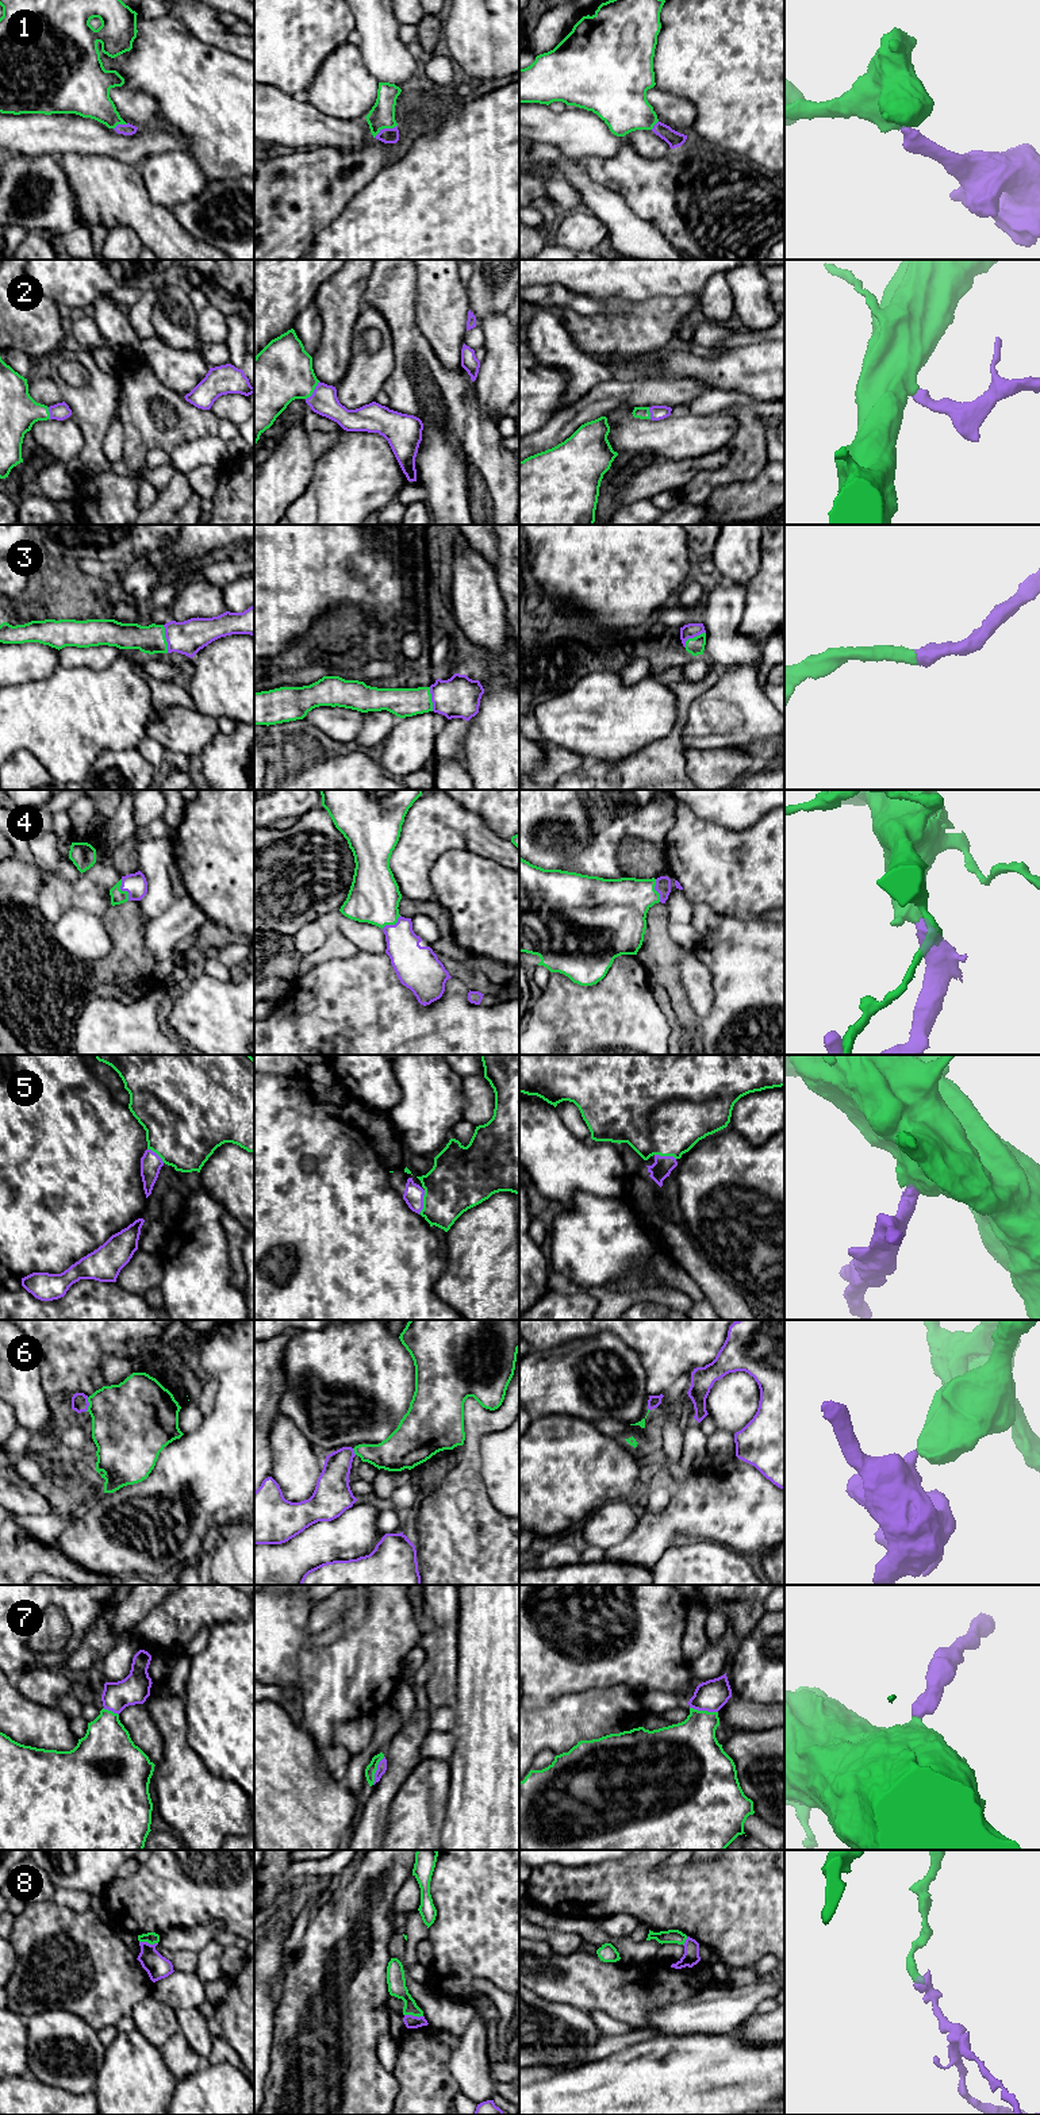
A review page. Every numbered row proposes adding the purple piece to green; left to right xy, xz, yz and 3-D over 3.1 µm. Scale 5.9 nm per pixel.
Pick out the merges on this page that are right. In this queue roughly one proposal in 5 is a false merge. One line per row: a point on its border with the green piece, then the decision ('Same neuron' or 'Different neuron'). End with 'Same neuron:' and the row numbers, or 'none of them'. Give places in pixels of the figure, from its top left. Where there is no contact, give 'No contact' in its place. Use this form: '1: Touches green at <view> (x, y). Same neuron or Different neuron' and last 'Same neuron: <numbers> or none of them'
1: Touches green at xz (384, 127). Same neuron
2: Touches green at xz (313, 391). Same neuron
3: Touches green at xy (165, 638). Same neuron
4: Touches green at xy (123, 891). Same neuron
5: Touches green at xz (423, 1202). Same neuron
6: Touches green at xy (89, 1404). Different neuron
7: Touches green at xz (376, 1769). Same neuron
8: Touches green at xy (149, 1942). Different neuron
Same neuron: 1, 2, 3, 4, 5, 7

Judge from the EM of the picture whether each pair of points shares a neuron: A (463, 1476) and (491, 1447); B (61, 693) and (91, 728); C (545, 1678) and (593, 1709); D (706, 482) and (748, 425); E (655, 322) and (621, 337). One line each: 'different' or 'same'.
A: different
B: same
C: different
D: same
E: same

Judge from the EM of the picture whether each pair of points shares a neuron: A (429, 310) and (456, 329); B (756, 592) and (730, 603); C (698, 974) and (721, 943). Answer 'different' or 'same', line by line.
A: same
B: different
C: different

